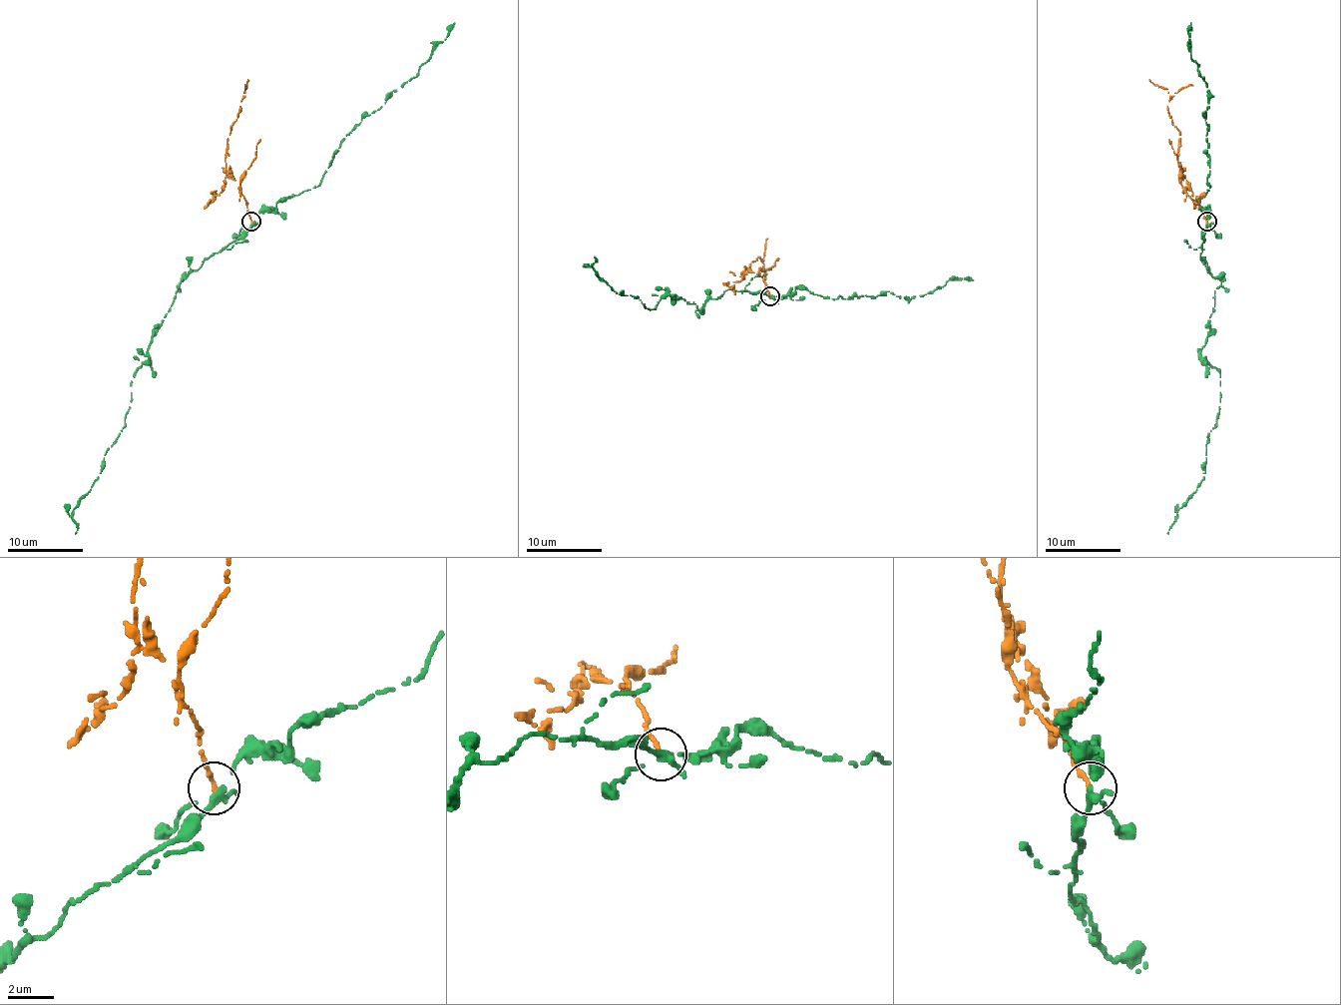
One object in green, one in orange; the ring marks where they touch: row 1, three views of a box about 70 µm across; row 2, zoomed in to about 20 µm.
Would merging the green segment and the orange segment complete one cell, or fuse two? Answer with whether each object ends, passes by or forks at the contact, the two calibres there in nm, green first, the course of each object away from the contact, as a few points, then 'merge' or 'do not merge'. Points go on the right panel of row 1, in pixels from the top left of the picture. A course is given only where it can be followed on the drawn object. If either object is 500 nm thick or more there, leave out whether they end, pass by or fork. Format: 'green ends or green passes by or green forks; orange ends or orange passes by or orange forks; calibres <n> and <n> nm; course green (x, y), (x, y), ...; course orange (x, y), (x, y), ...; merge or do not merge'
green forks; orange ends; calibres 240 and 220 nm; course green (1207, 223), (1199, 255), (1220, 281), (1201, 355), (1220, 374), (1220, 401), (1203, 479), (1167, 534); course orange (1207, 222), (1180, 184), (1177, 161), (1179, 132), (1167, 111), (1167, 89), (1148, 79); do not merge

